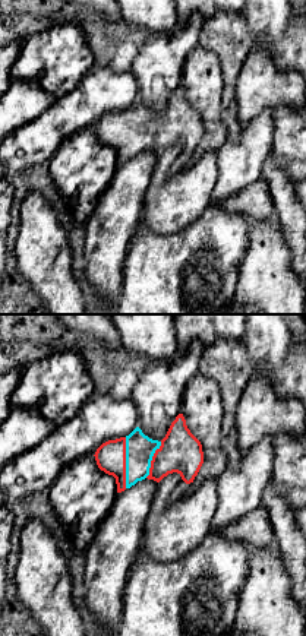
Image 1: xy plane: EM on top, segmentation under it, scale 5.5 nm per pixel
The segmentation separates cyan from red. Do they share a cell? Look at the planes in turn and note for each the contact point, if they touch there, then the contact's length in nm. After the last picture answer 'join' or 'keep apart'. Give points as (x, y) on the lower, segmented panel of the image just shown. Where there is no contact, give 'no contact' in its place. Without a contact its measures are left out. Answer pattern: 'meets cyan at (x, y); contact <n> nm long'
meets cyan at (126, 462); contact 280 nm long

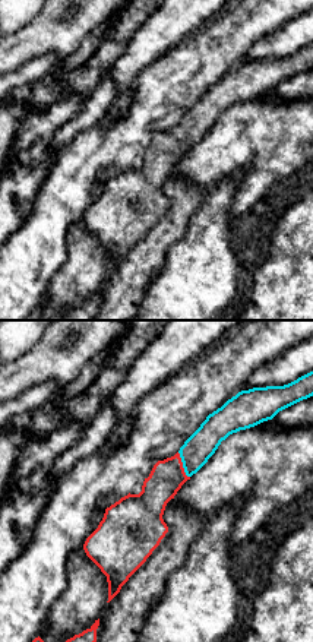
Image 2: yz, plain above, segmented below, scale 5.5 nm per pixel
meets cyan at (183, 465); contact 160 nm long

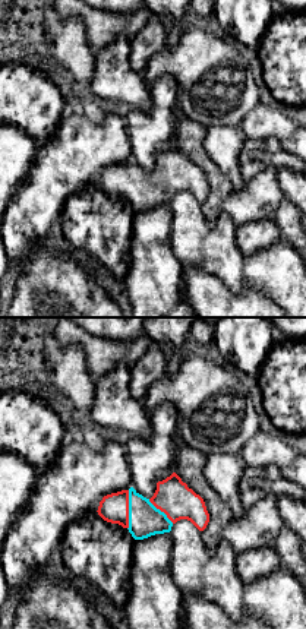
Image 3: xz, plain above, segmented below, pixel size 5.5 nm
meets cyan at (129, 509); contact 220 nm long

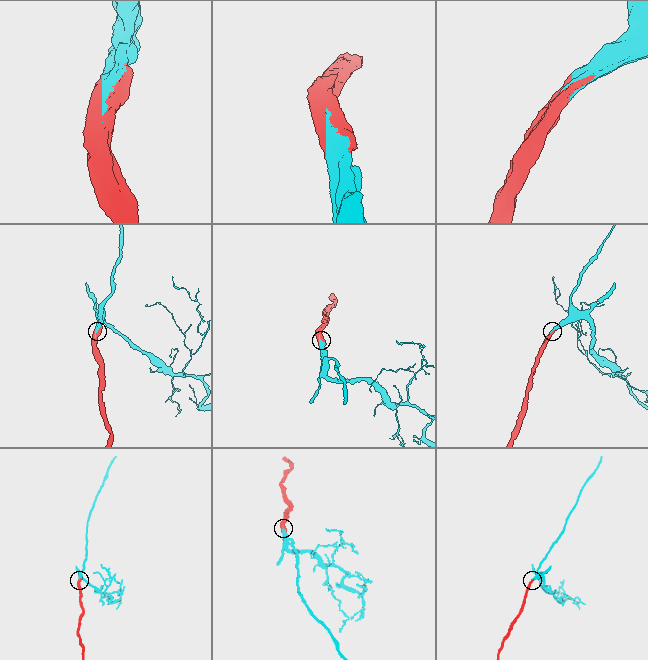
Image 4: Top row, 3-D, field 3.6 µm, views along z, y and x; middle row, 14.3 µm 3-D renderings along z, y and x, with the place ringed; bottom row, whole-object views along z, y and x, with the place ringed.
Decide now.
join

